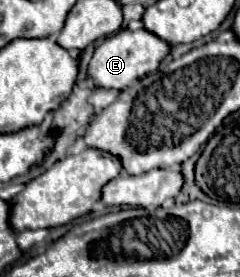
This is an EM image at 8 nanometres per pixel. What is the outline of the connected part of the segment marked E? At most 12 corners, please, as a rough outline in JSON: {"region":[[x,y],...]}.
{"region":[[146,29],[104,39],[88,63],[96,89],[126,89],[170,45]]}

